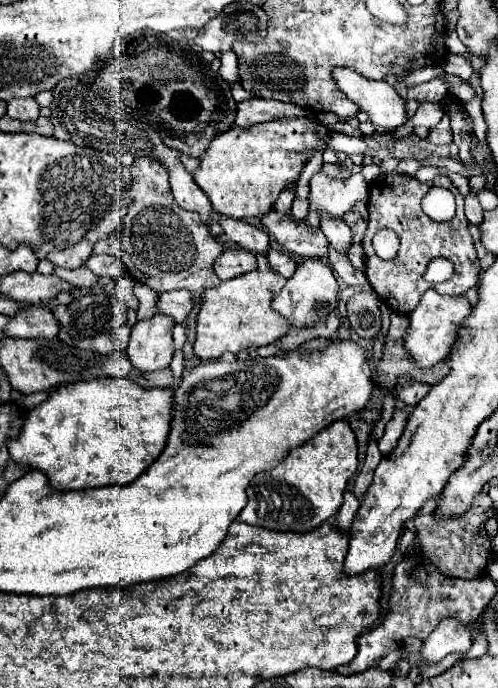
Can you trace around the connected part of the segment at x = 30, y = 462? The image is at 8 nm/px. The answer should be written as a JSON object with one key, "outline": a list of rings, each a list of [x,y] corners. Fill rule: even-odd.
{"outline":[[[102,377],[102,379],[92,379],[92,381],[78,381],[78,383],[68,383],[68,385],[60,385],[54,387],[48,393],[48,399],[44,399],[38,407],[34,407],[28,415],[28,419],[24,421],[20,435],[16,439],[8,439],[8,451],[10,457],[20,463],[20,465],[28,465],[32,469],[38,469],[42,473],[48,475],[48,481],[52,485],[52,489],[56,491],[78,491],[78,489],[92,489],[92,487],[104,487],[104,485],[128,485],[132,483],[142,471],[146,471],[146,467],[160,455],[160,451],[166,445],[166,437],[170,431],[170,421],[172,421],[172,397],[174,397],[174,387],[170,389],[144,389],[140,385],[136,385],[130,379],[122,379],[122,377]]]}

